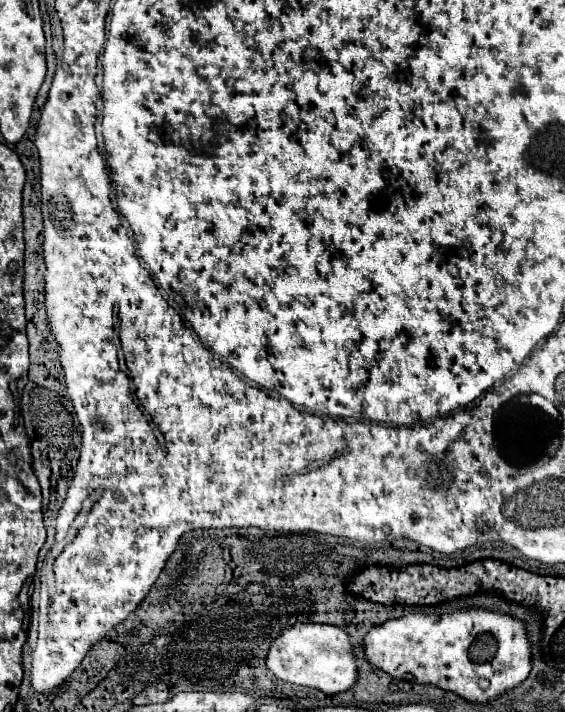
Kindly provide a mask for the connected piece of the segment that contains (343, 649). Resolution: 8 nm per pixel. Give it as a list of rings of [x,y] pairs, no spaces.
[[[294,624],[292,628],[286,628],[268,650],[266,666],[284,682],[310,686],[324,694],[346,692],[358,680],[356,654],[350,646],[350,636],[344,628],[332,628],[332,624]]]

